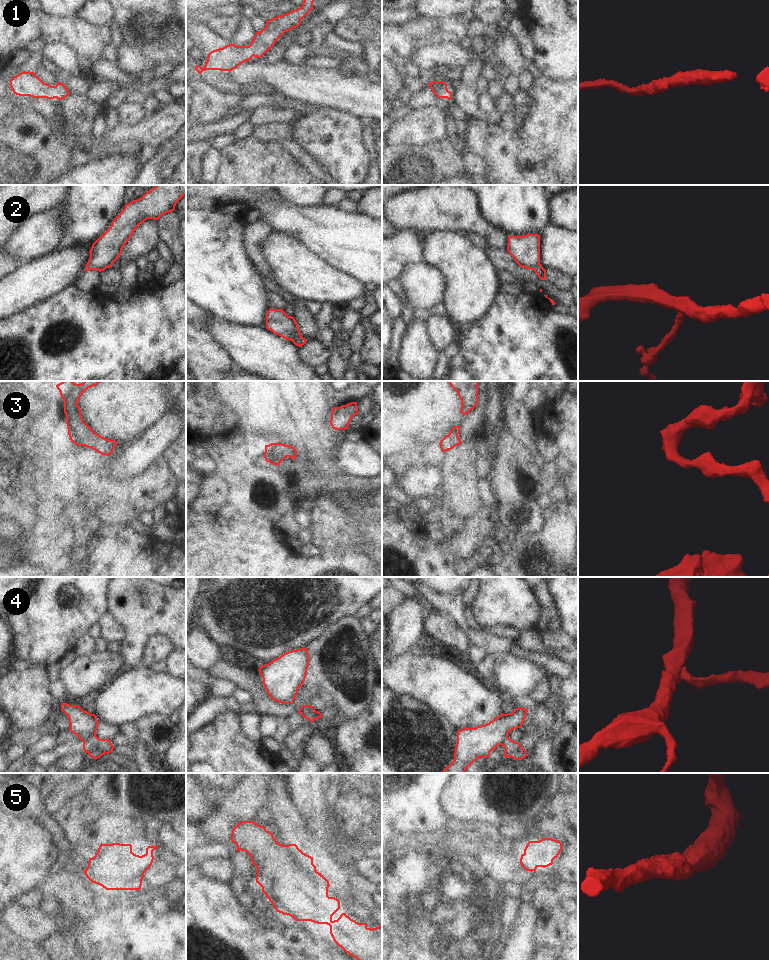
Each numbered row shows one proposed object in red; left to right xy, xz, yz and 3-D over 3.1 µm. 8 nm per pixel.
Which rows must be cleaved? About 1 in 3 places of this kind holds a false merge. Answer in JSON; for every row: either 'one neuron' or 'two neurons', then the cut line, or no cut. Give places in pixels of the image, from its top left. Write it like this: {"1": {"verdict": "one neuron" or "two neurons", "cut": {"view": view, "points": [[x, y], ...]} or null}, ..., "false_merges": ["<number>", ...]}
{"1": {"verdict": "one neuron", "cut": null}, "2": {"verdict": "two neurons", "cut": {"view": "xz", "points": [[300, 335], [292, 340]]}}, "3": {"verdict": "one neuron", "cut": null}, "4": {"verdict": "two neurons", "cut": {"view": "xy", "points": [[95, 735], [82, 740]]}}, "5": {"verdict": "one neuron", "cut": null}, "false_merges": ["2", "4"]}

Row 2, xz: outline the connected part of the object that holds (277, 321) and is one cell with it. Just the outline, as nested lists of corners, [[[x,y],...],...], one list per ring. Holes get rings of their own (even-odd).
[[[269,309],[266,314],[266,328],[284,339],[293,341],[301,336],[294,317],[288,316],[283,309]]]

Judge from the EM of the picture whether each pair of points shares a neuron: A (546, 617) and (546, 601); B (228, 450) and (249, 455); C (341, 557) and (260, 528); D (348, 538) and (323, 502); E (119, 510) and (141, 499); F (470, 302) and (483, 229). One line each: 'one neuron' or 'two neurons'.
A: one neuron
B: one neuron
C: one neuron
D: one neuron
E: one neuron
F: two neurons

